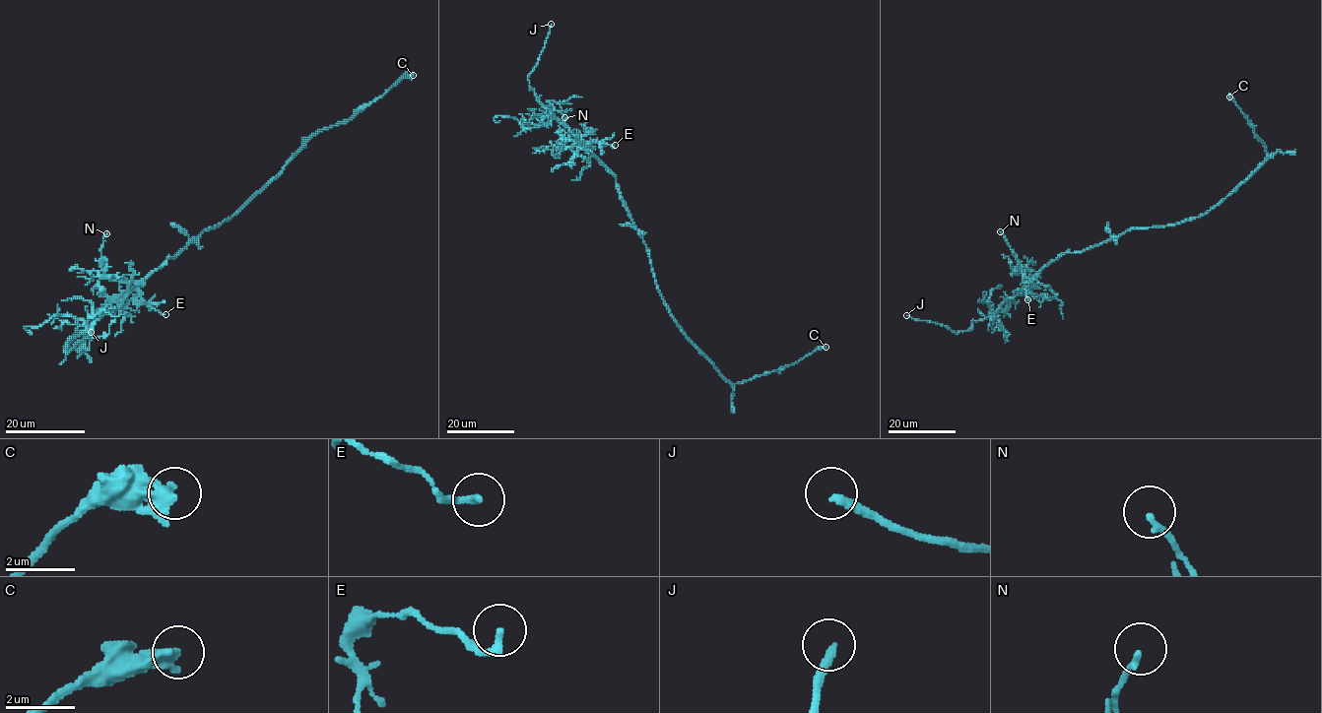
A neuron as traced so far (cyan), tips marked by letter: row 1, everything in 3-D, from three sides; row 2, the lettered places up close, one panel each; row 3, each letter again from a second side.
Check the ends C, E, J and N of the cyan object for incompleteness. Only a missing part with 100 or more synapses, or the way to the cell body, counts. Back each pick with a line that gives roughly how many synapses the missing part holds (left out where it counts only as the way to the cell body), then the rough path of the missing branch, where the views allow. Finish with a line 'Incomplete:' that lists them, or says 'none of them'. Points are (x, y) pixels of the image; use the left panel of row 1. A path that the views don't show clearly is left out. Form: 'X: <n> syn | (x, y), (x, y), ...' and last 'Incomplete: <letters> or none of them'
Incomplete: J

